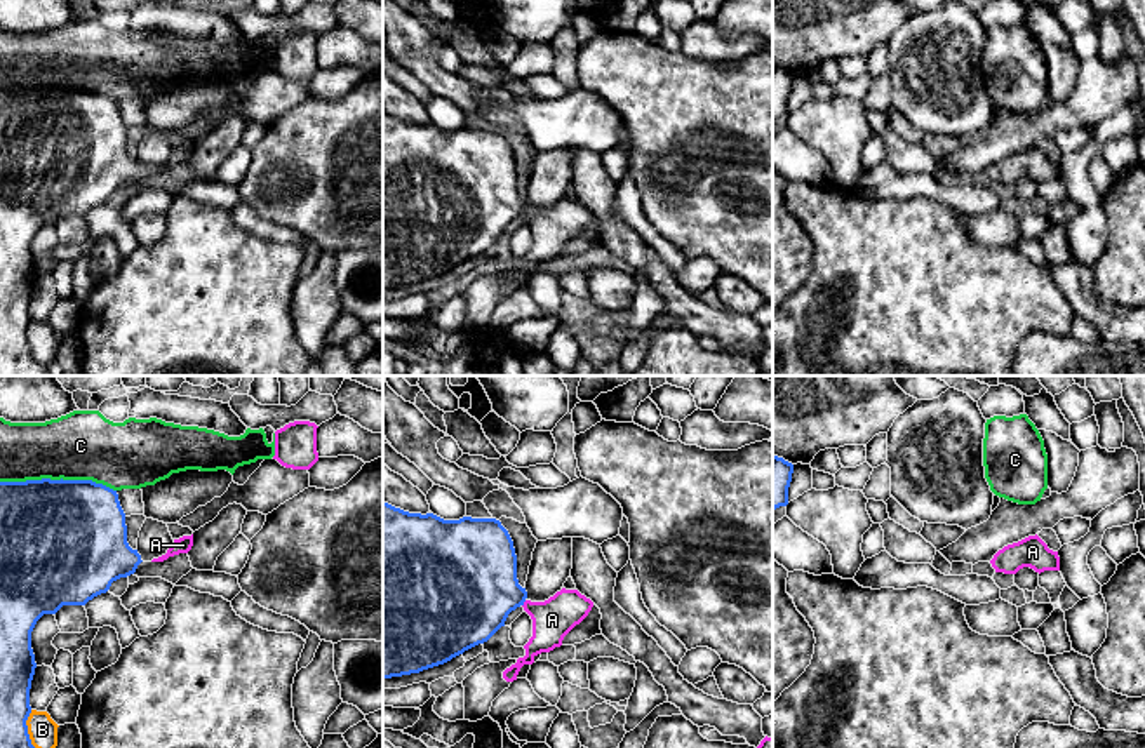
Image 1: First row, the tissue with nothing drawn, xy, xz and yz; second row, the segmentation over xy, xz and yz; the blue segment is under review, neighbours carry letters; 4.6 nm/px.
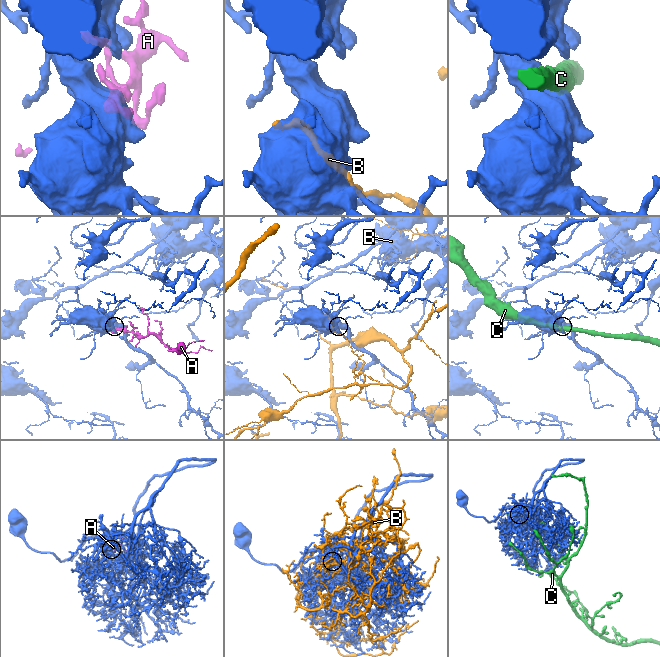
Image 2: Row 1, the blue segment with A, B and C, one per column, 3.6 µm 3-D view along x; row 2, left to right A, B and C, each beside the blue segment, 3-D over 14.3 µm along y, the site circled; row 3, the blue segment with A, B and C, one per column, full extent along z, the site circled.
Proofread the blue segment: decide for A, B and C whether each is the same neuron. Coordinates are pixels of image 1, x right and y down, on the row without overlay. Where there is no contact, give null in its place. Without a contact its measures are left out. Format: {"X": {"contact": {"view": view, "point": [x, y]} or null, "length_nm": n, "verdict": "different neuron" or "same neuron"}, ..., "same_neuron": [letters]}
{"A": {"contact": {"view": "xz", "point": [522, 214]}, "length_nm": 40, "verdict": "same neuron"}, "B": {"contact": {"view": "xy", "point": [28, 345]}, "length_nm": 240, "verdict": "different neuron"}, "C": {"contact": {"view": "xy", "point": [58, 91]}, "length_nm": 550, "verdict": "different neuron"}, "same_neuron": ["A"]}

